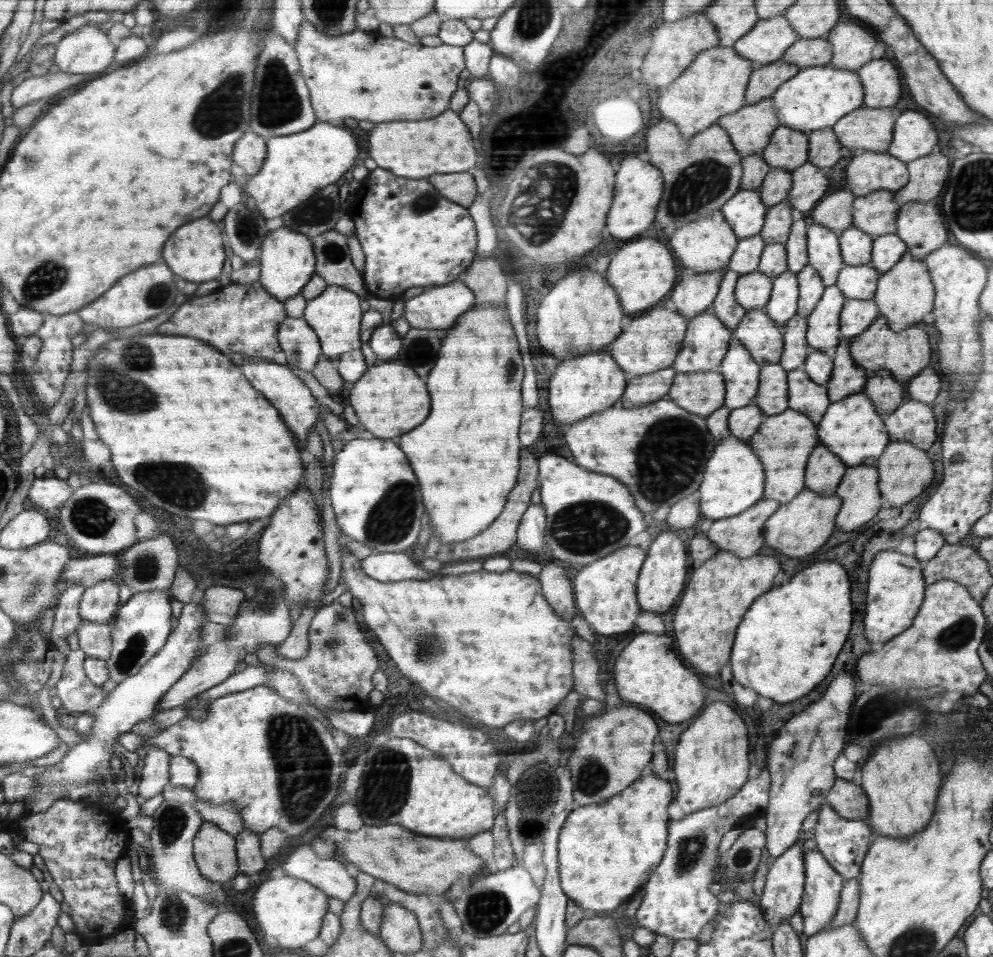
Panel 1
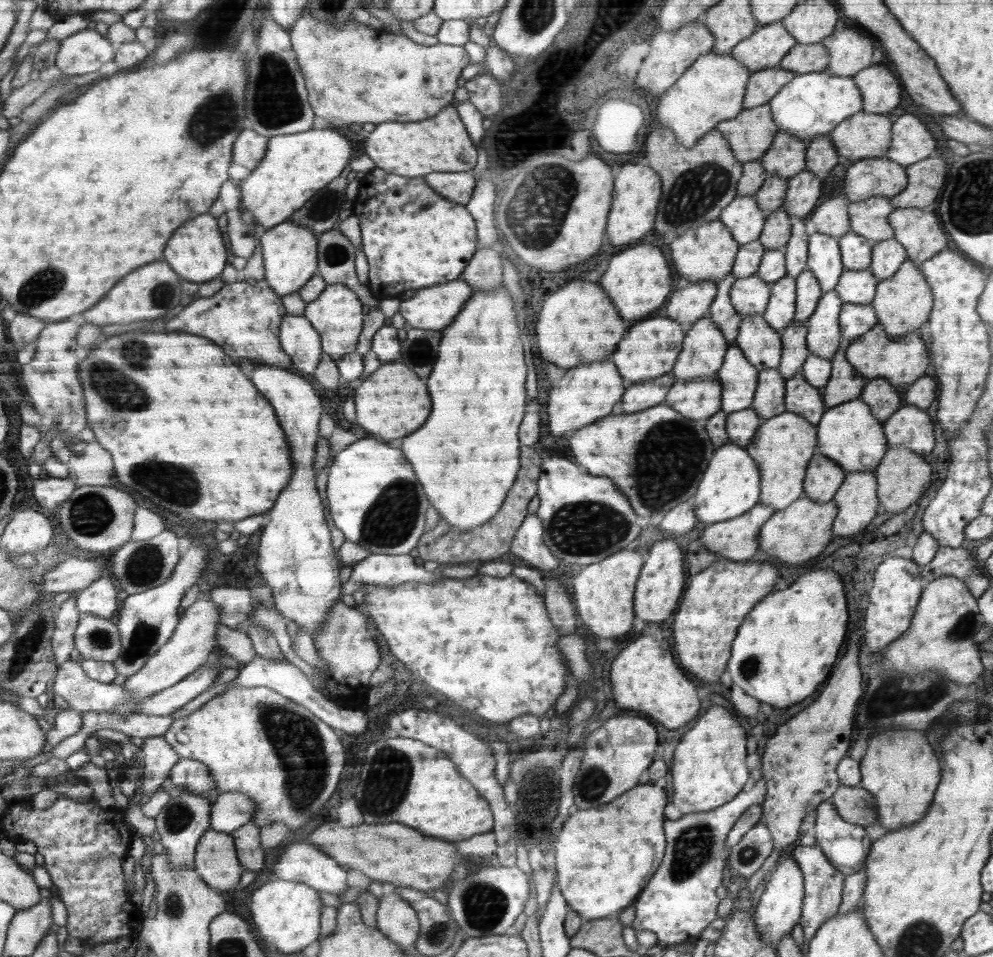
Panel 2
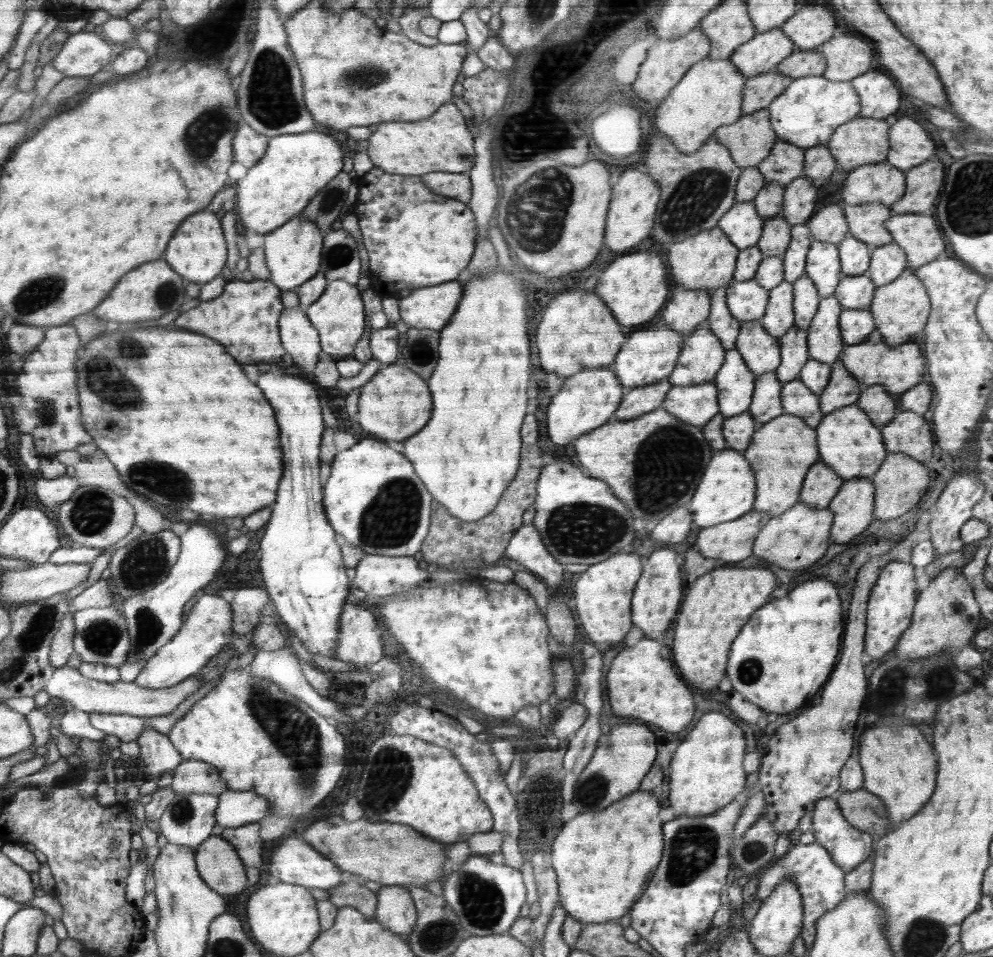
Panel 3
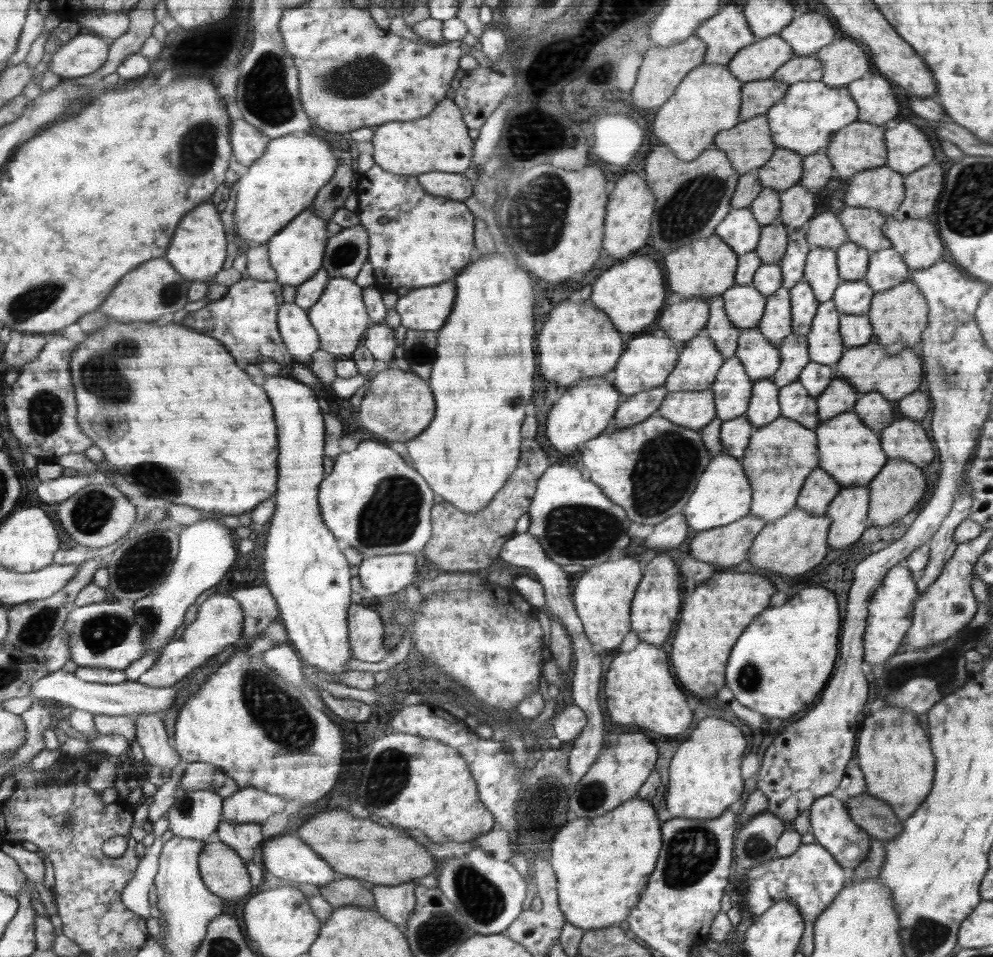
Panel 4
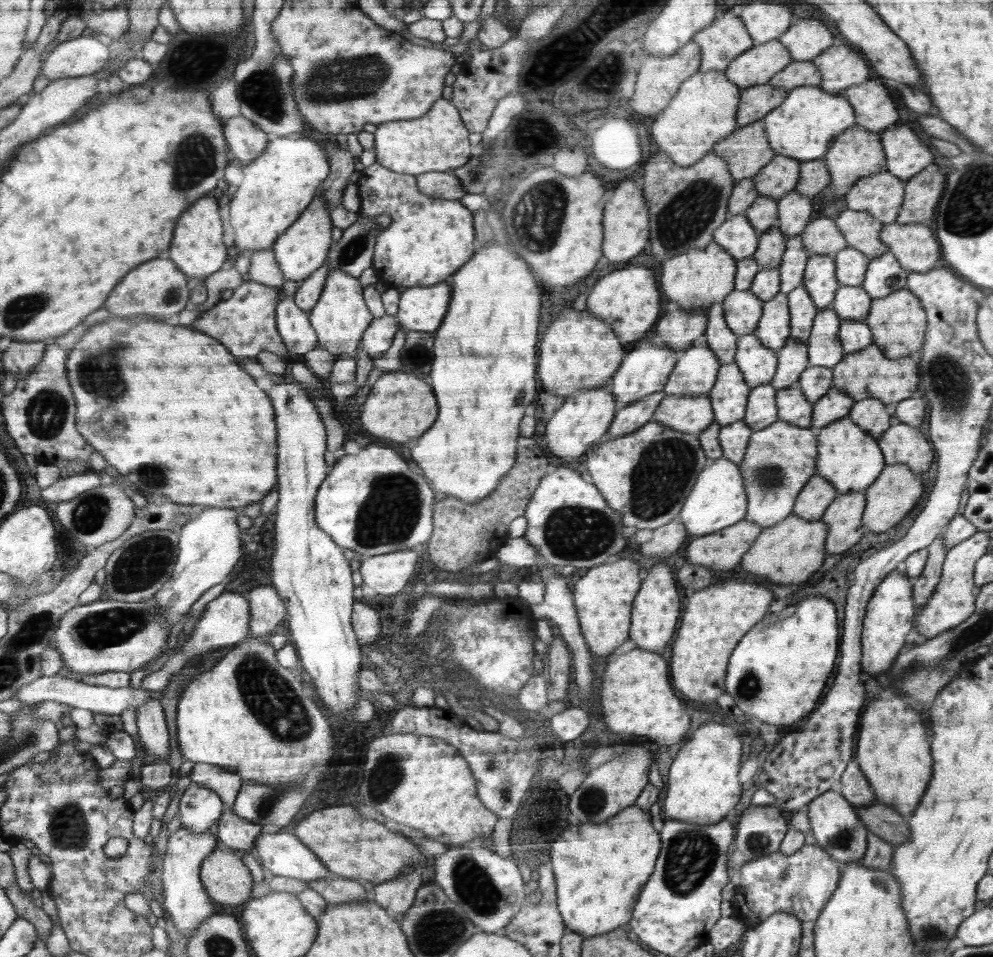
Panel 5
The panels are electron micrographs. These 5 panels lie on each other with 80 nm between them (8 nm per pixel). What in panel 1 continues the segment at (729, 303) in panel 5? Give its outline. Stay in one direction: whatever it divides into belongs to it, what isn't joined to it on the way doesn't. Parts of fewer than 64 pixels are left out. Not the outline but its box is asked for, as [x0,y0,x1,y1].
[735,270,773,311]

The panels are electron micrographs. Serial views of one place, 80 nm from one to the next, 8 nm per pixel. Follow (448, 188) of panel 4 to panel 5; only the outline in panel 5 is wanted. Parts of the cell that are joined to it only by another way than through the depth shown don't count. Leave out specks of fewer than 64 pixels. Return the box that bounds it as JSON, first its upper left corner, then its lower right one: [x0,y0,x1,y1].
[416,170,467,200]

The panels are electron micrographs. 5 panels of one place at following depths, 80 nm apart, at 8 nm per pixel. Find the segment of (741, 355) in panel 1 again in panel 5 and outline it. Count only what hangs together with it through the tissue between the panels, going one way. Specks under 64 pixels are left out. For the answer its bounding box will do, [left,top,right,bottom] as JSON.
[707,362,751,427]

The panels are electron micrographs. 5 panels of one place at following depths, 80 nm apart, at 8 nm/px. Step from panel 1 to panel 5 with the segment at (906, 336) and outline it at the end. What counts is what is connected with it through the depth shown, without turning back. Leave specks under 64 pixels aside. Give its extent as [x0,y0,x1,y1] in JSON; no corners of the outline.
[833,343,918,408]

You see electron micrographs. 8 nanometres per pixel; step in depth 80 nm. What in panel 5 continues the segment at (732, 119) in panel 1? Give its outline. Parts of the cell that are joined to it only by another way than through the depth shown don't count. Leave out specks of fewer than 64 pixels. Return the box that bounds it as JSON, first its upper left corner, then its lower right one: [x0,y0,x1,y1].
[712,119,776,184]

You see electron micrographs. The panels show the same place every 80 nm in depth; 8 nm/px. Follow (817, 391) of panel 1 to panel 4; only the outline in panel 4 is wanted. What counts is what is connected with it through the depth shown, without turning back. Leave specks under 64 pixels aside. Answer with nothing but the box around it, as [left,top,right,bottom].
[779,380,820,428]

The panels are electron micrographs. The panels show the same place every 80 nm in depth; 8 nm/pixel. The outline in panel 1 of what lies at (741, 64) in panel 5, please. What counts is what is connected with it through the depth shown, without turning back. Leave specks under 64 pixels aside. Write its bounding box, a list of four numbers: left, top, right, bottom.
[733,16,800,69]

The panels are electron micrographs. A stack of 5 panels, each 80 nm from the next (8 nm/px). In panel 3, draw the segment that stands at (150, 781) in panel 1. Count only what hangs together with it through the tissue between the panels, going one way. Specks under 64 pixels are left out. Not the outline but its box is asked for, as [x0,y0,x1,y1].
[135,727,183,782]

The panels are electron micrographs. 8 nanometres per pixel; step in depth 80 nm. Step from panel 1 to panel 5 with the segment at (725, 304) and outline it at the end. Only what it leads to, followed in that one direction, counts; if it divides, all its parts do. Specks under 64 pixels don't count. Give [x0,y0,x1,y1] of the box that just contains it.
[705,303,738,365]

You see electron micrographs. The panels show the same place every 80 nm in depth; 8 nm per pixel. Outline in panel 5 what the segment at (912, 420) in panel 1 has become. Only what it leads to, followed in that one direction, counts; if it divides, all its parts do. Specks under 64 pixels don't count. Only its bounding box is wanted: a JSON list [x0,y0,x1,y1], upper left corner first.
[880,422,935,474]

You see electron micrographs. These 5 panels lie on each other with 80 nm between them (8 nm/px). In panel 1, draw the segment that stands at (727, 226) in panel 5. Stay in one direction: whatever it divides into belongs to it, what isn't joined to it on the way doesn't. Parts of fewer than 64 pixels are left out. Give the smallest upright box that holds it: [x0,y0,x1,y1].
[719,188,768,241]

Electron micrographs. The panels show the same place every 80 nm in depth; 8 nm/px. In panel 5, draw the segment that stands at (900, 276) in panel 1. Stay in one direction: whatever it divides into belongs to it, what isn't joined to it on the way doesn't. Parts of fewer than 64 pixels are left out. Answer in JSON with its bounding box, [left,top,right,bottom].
[865,288,928,360]

